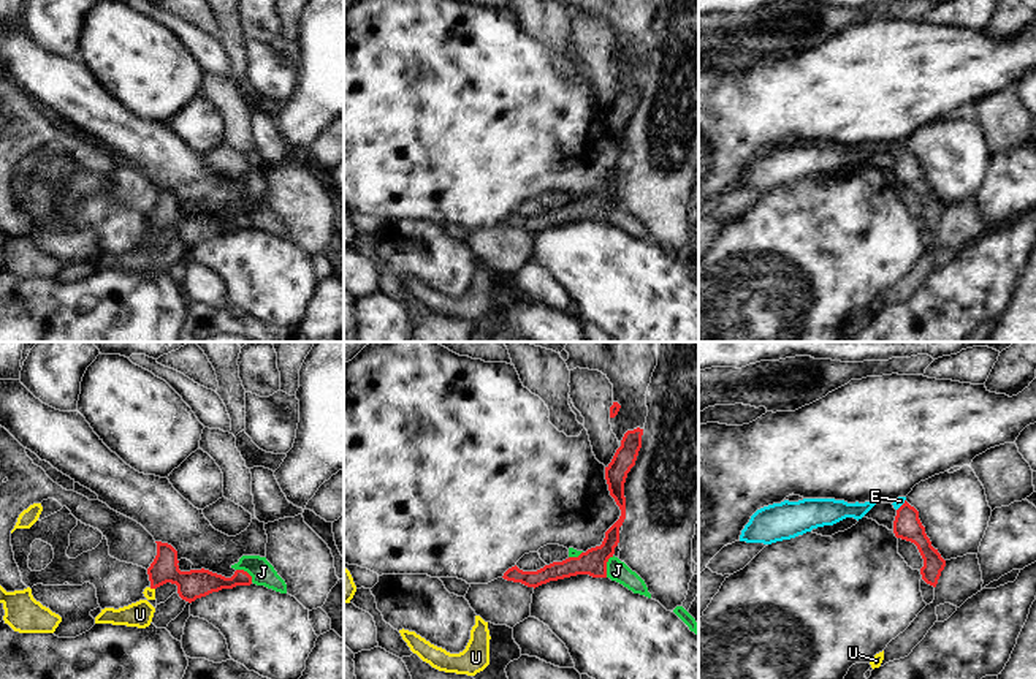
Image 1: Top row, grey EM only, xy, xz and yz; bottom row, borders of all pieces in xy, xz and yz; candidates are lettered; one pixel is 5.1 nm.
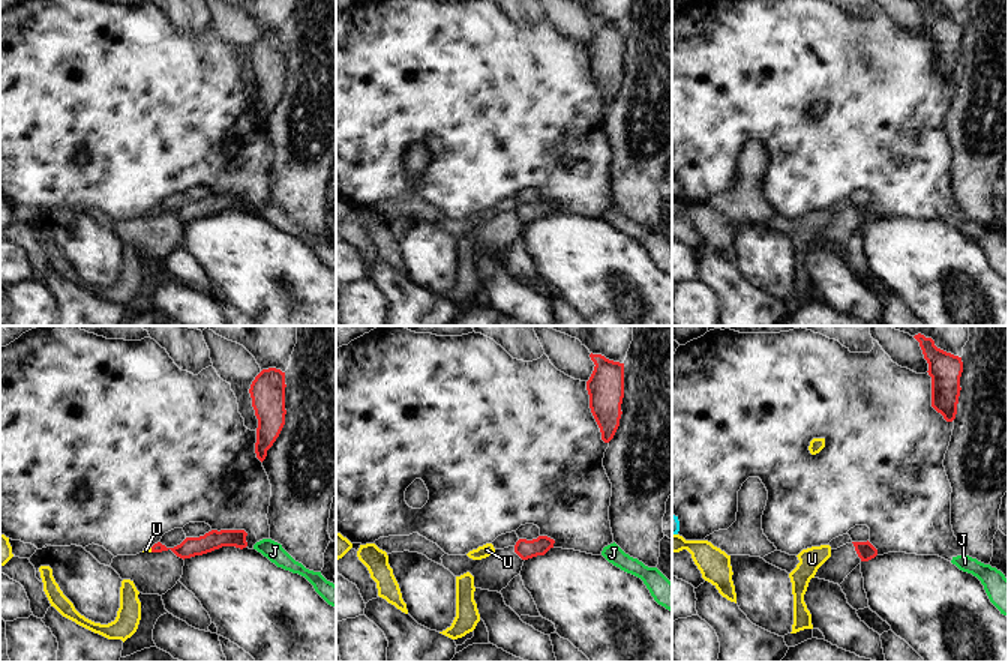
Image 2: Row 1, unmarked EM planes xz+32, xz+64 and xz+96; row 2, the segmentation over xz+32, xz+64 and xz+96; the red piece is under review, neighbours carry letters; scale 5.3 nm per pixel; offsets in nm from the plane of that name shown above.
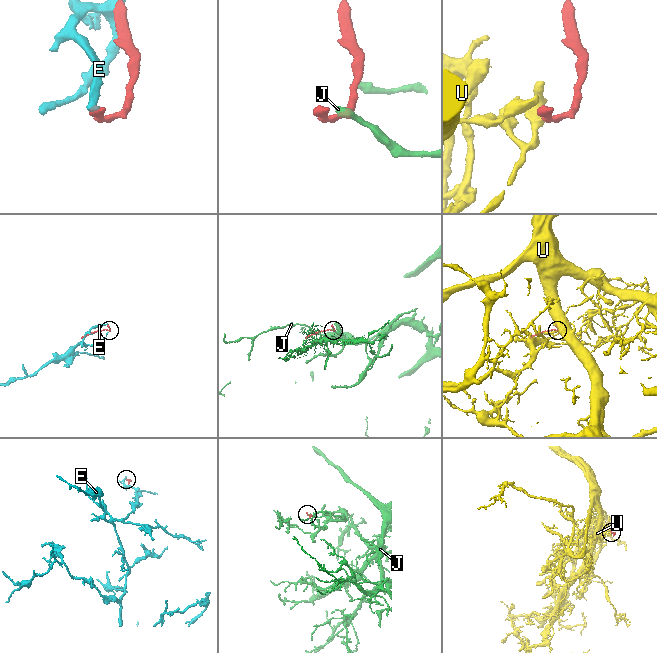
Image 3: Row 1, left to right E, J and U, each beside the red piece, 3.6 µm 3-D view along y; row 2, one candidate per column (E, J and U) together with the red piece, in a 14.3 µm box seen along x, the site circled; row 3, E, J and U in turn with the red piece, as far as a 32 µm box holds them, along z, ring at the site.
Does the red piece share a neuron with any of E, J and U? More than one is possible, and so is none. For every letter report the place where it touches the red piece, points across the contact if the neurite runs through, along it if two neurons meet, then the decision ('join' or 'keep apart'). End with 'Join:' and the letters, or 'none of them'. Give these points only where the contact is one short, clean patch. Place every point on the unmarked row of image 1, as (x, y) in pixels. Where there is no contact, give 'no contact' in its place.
E: contact yz (902, 151); border yz (905, 144), (897, 155); keep apart
J: contact xz (605, 211); border xz (613, 201), (607, 208), (605, 222); keep apart
U: contact xy (152, 233); way xy (192, 230), (162, 223), (152, 233), (140, 260); join
Join: U

